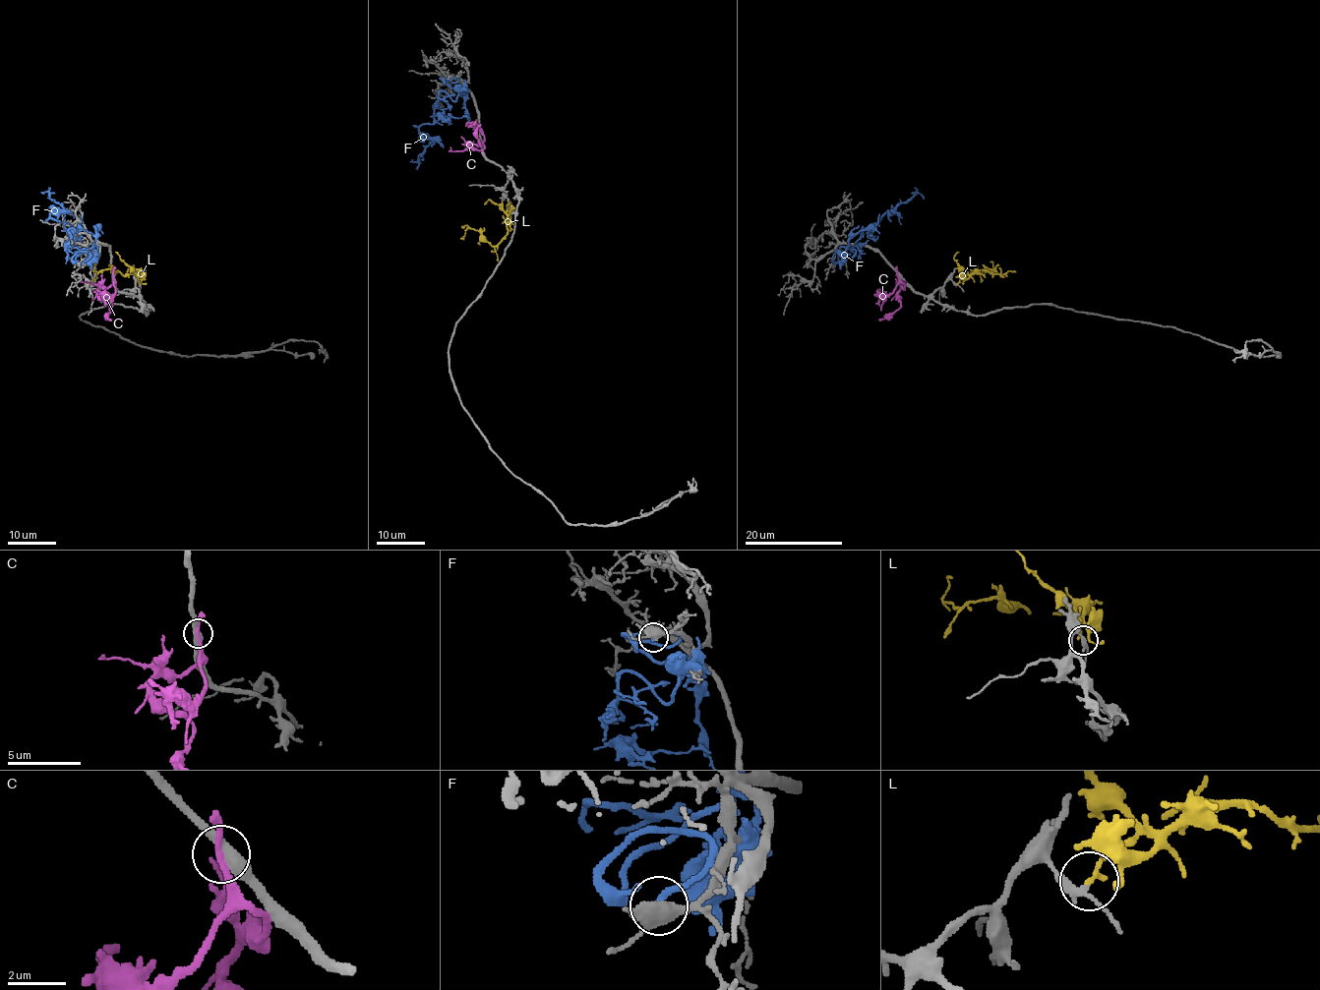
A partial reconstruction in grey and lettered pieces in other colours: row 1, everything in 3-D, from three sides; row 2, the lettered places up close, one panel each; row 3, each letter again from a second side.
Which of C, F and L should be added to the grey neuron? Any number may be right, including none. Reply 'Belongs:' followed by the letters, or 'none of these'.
Belongs: none of these

